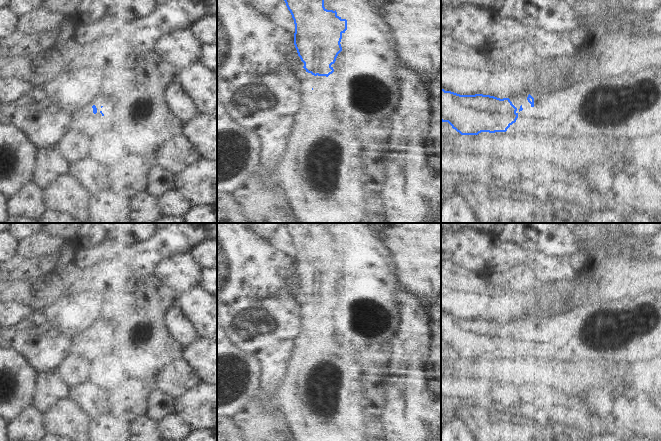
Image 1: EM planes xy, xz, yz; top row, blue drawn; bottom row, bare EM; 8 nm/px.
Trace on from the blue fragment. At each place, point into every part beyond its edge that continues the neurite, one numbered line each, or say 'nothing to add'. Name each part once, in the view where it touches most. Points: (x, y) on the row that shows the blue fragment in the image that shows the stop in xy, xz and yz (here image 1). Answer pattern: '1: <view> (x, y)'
1: yz (629, 102)

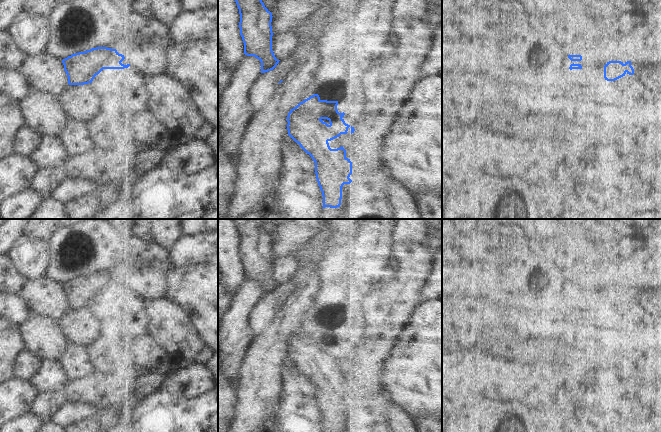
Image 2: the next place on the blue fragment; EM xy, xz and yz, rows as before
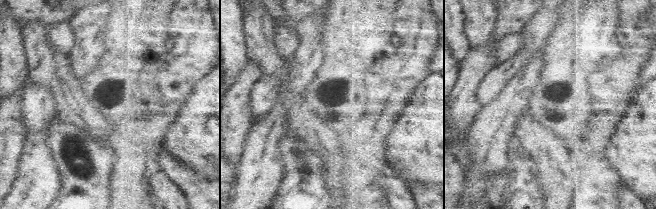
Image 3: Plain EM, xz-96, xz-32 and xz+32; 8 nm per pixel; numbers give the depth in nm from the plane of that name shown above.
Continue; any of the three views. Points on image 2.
nothing to add

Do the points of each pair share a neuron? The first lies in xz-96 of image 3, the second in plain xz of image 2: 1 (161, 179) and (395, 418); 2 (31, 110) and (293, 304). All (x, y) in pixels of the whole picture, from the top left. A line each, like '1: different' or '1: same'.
1: same
2: different

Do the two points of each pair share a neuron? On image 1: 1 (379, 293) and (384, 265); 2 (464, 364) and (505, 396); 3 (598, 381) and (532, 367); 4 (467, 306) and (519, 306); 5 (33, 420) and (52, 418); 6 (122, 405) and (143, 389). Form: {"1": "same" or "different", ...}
{"1": "same", "2": "different", "3": "same", "4": "same", "5": "different", "6": "same"}

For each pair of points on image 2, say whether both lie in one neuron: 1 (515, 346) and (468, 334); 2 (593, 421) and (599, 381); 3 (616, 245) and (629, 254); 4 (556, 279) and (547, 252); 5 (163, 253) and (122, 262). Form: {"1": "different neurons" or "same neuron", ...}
{"1": "different neurons", "2": "different neurons", "3": "same neuron", "4": "same neuron", "5": "same neuron"}

